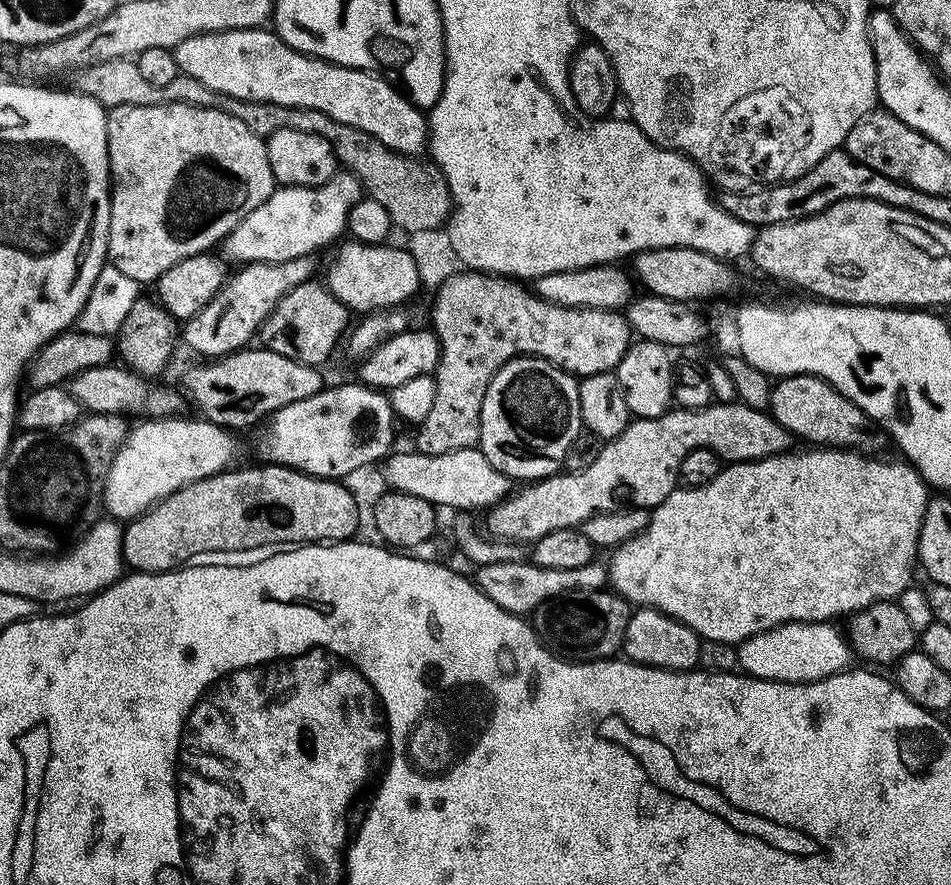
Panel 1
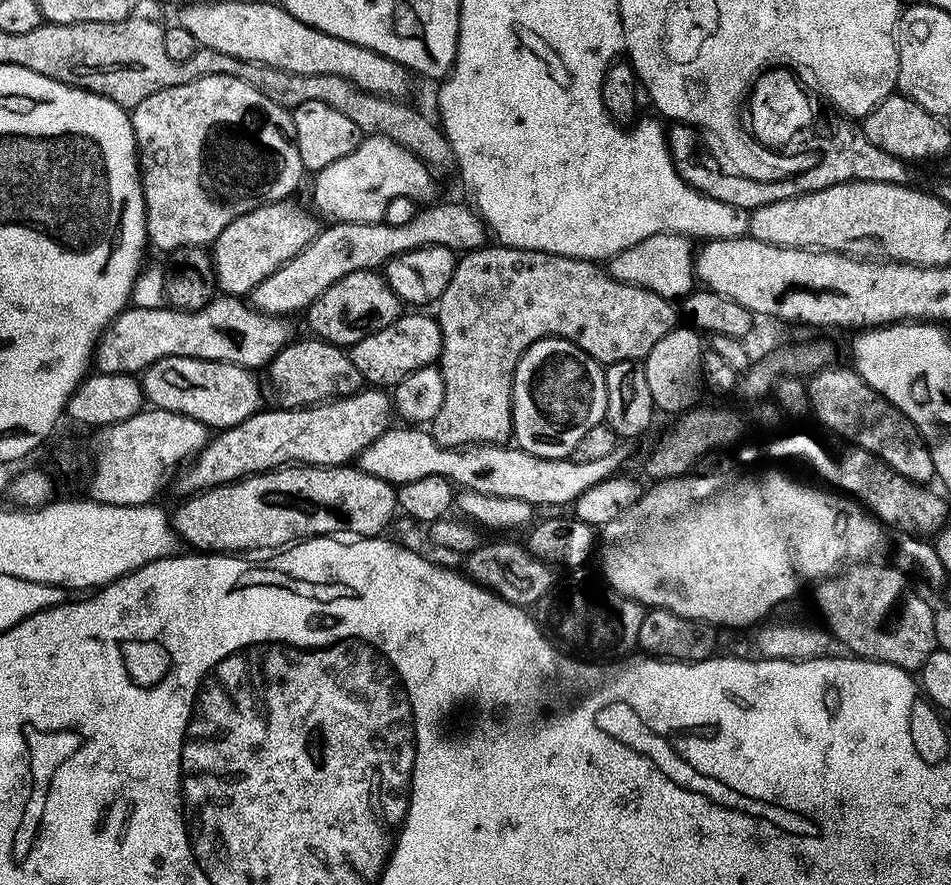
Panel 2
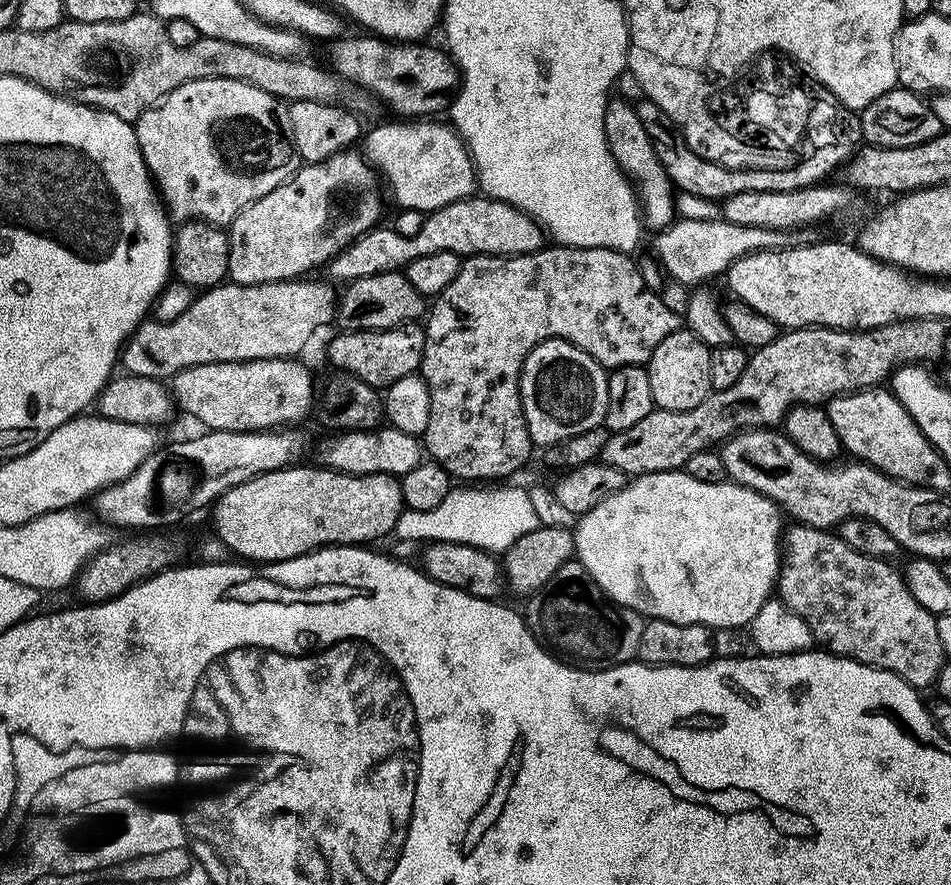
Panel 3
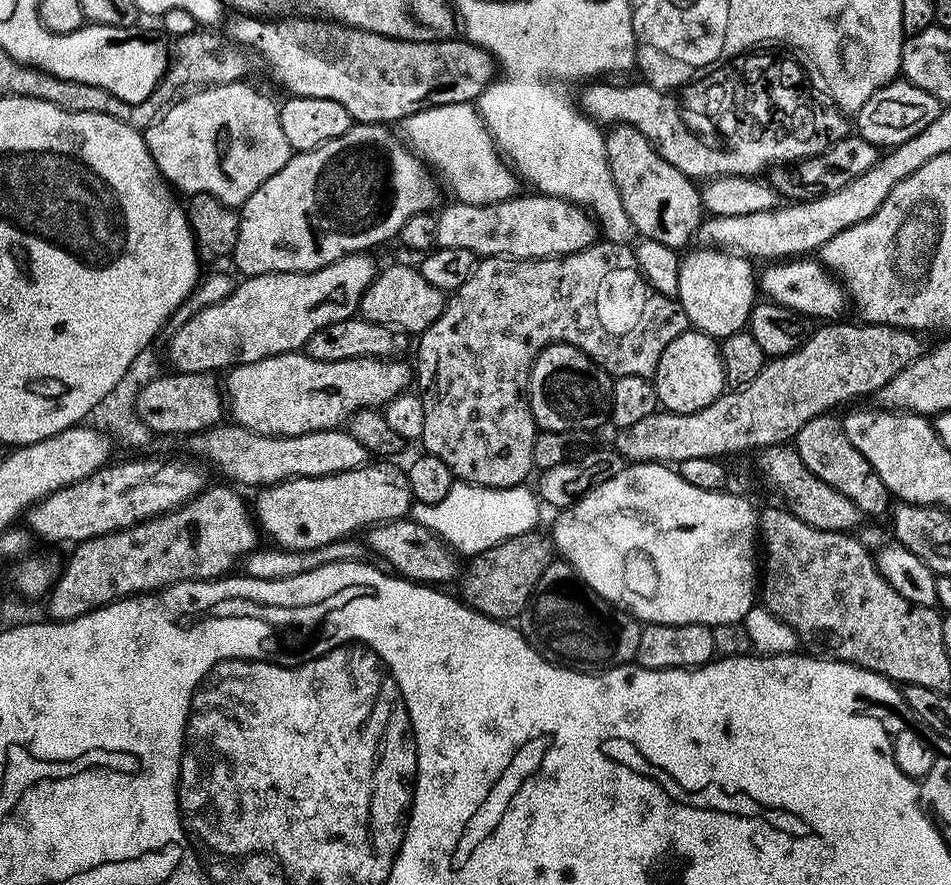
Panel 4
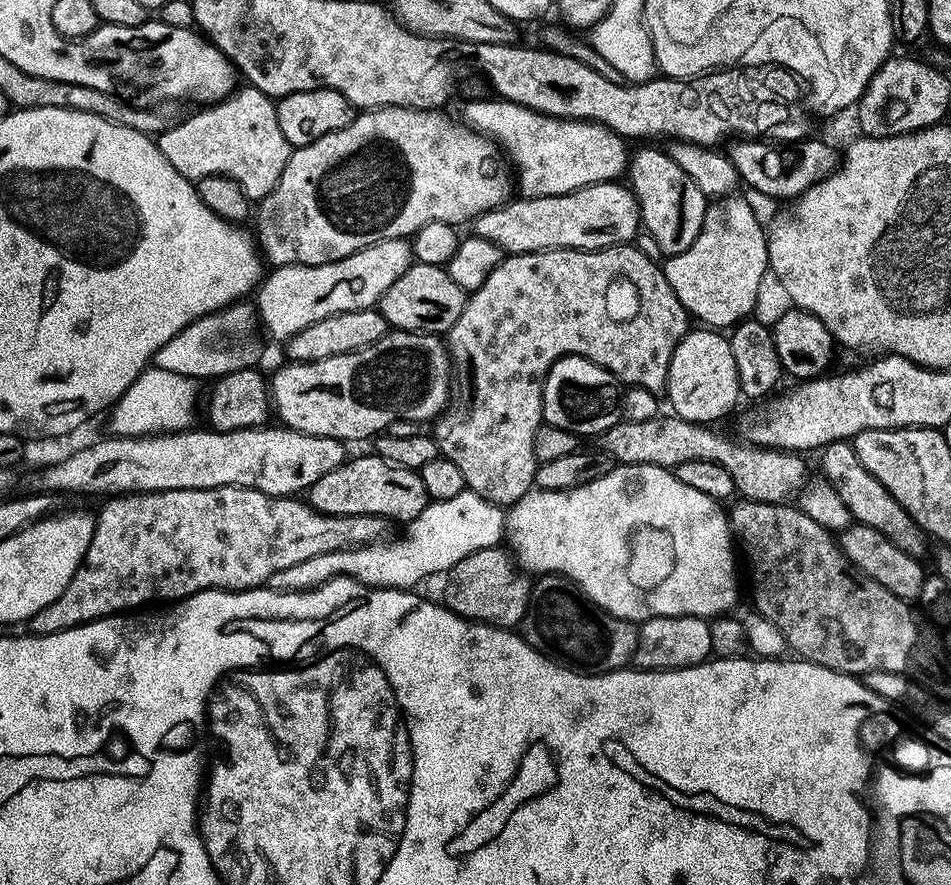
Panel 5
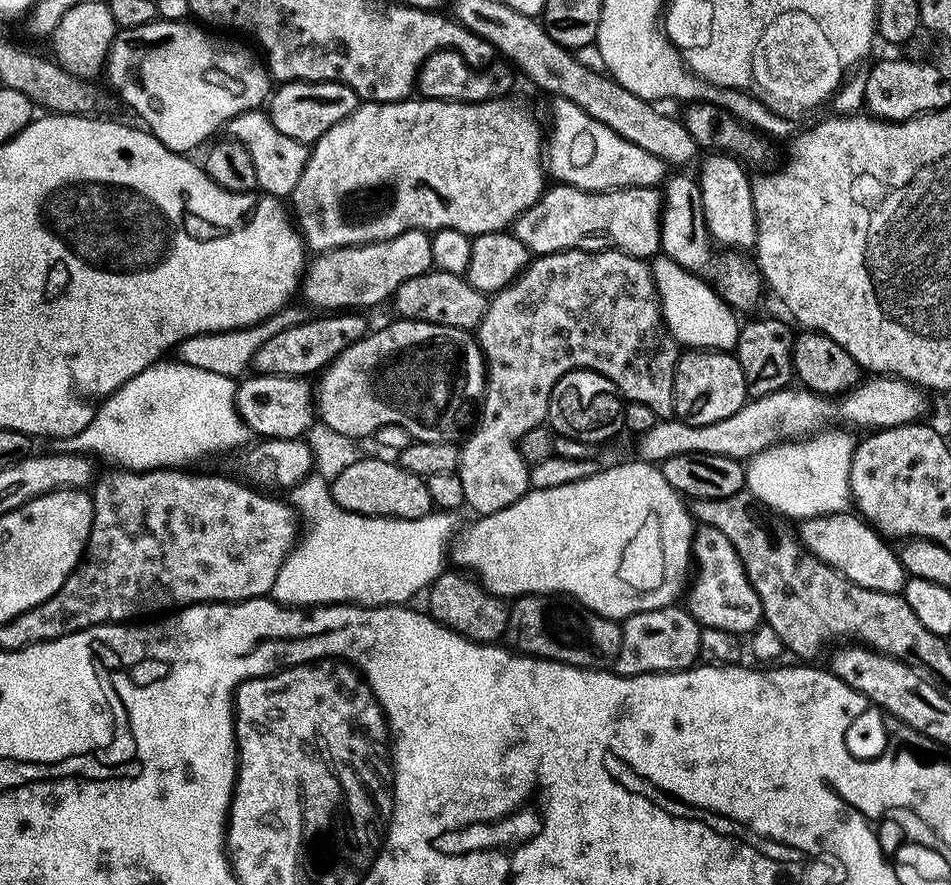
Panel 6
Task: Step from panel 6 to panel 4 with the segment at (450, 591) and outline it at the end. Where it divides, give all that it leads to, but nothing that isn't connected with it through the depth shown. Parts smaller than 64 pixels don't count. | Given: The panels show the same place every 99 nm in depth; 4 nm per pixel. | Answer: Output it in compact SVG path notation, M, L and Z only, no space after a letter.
M533 530L506 538L467 561L459 581L459 595L469 608L492 620L512 622L519 617L542 578L542 570L546 570L546 566L550 566L554 559L551 539L547 535L539 536L538 533Z

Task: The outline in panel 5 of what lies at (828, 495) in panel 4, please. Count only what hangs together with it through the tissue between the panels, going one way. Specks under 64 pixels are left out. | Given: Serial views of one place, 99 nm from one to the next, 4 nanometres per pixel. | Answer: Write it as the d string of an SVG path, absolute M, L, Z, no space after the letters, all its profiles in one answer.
M661 414L646 422L621 420L600 434L598 446L601 451L610 453L613 461L619 464L662 465L670 470L692 460L712 461L730 471L736 492L743 499L783 503L790 498L788 496L803 489L806 466L801 455L738 440L734 442L714 431L707 425L690 423L675 414Z

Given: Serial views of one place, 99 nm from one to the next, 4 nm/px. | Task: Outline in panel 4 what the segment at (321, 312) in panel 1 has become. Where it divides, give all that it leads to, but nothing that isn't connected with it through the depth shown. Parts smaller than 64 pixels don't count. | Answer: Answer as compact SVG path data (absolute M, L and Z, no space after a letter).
M392 264L388 269L377 271L372 285L362 294L359 315L363 319L387 328L398 328L401 332L419 334L430 327L442 314L446 303L445 293L439 292L426 278L422 278L419 267L407 268L404 264Z

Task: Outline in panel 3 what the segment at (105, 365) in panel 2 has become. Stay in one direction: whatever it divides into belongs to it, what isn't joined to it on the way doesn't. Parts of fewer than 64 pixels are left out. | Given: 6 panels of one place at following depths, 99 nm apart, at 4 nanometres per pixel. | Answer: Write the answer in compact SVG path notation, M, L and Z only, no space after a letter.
M312 278L242 286L231 282L201 291L184 314L168 324L149 319L124 344L122 368L129 376L163 381L195 364L231 360L296 358L323 324L333 323L338 292Z

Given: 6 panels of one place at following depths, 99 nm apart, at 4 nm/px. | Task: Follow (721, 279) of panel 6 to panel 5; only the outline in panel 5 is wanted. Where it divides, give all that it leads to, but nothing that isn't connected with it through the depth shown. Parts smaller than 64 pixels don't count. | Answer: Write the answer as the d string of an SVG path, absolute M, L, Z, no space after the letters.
M640 146L631 153L627 179L630 181L632 193L640 201L640 219L643 231L652 235L652 240L664 251L665 257L682 254L698 238L700 227L704 221L704 212L709 201L694 186L690 174L674 162L667 151L659 152L652 146Z

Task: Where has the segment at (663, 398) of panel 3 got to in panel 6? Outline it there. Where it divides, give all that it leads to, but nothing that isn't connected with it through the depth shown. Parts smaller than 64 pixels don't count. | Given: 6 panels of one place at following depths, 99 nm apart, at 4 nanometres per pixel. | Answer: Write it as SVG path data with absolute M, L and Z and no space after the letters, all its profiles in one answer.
M684 350L676 361L674 378L674 398L676 399L675 419L696 427L730 418L749 399L746 378L742 366L732 352L715 350Z

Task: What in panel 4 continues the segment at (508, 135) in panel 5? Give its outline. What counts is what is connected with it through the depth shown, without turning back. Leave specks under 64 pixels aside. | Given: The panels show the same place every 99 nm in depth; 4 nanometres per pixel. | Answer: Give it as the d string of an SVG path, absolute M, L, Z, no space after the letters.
M471 103L430 106L399 121L398 132L461 204L493 204L517 195L518 177L489 134L479 111Z

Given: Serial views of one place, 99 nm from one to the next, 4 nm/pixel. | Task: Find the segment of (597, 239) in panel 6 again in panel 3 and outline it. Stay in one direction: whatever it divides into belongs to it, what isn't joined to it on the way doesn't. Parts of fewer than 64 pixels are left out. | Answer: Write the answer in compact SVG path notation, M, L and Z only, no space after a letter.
M476 199L450 202L450 206L442 206L427 213L422 222L422 230L418 230L418 234L413 236L398 234L392 226L371 228L369 232L347 244L333 260L329 260L326 271L333 276L333 281L351 282L358 278L370 278L370 274L386 274L407 269L408 264L414 262L414 258L423 258L426 254L453 252L462 258L477 254L521 256L545 247L545 229L525 212L501 200Z

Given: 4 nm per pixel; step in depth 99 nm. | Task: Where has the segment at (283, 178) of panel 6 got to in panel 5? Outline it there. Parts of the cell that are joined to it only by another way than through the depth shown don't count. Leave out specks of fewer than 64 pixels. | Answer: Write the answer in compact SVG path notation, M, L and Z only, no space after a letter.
M251 86L242 88L211 106L204 106L201 112L186 117L181 124L173 123L165 128L159 133L158 143L170 166L188 180L230 176L249 201L259 202L274 190L278 178L282 178L293 147L286 134L282 134L282 126L278 126L276 105L270 102L270 97Z

